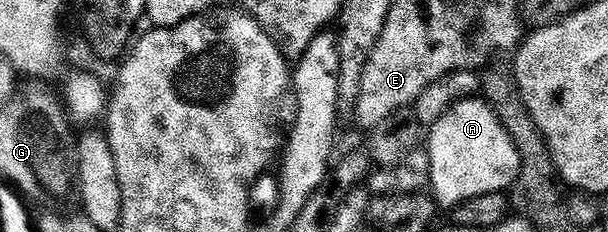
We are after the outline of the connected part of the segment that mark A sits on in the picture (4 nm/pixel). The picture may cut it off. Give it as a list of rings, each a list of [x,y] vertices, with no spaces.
[[[483,98],[463,99],[462,102],[453,105],[430,128],[426,135],[426,143],[427,139],[426,150],[430,157],[430,194],[435,199],[437,208],[451,209],[486,193],[498,195],[507,192],[515,184],[520,168],[518,149],[514,149],[506,129],[500,124],[500,118]]]

